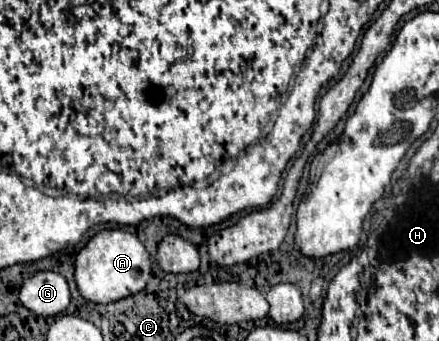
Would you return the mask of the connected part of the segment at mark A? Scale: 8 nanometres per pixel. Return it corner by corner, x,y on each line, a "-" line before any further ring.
122,229
96,233
76,255
76,285
84,299
92,303
112,303
140,293
152,275
150,253
144,243

